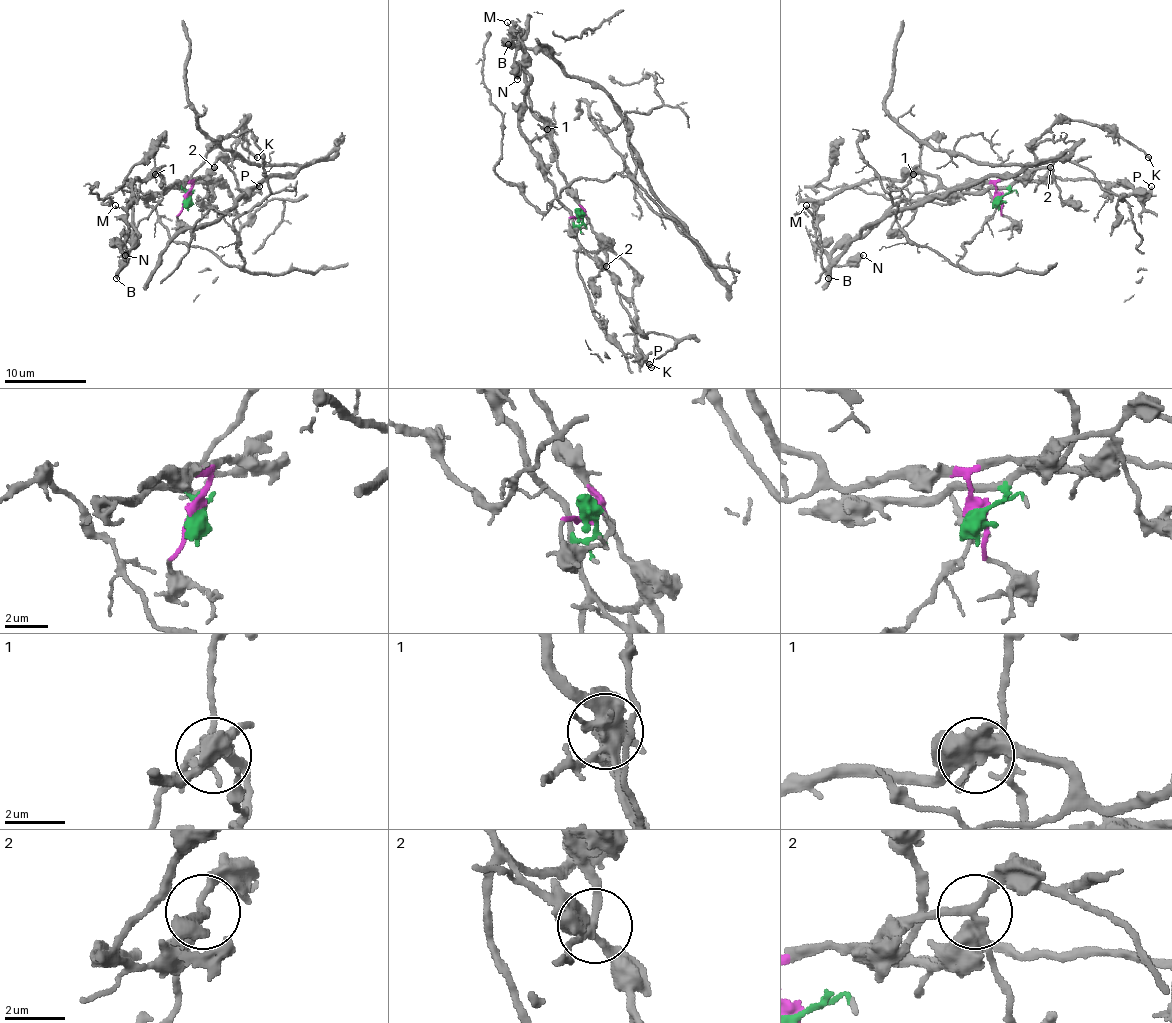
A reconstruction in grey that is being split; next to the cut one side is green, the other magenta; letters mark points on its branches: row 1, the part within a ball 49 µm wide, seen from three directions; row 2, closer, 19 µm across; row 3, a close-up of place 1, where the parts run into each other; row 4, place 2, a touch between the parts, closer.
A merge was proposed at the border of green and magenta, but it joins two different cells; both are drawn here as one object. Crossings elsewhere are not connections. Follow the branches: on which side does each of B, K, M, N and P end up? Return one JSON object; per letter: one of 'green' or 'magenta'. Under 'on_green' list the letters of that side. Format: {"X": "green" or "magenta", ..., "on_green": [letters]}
{"B": "green", "K": "green", "M": "magenta", "N": "green", "P": "magenta", "on_green": ["B", "K", "N"]}

